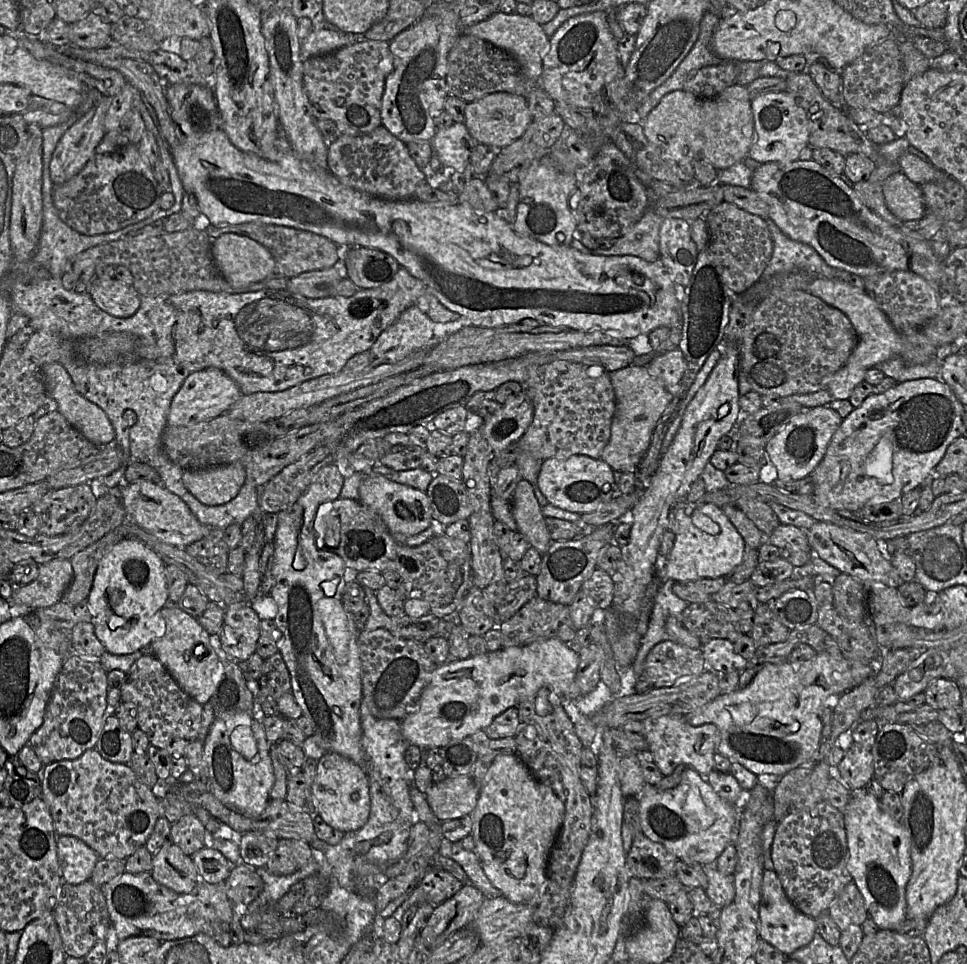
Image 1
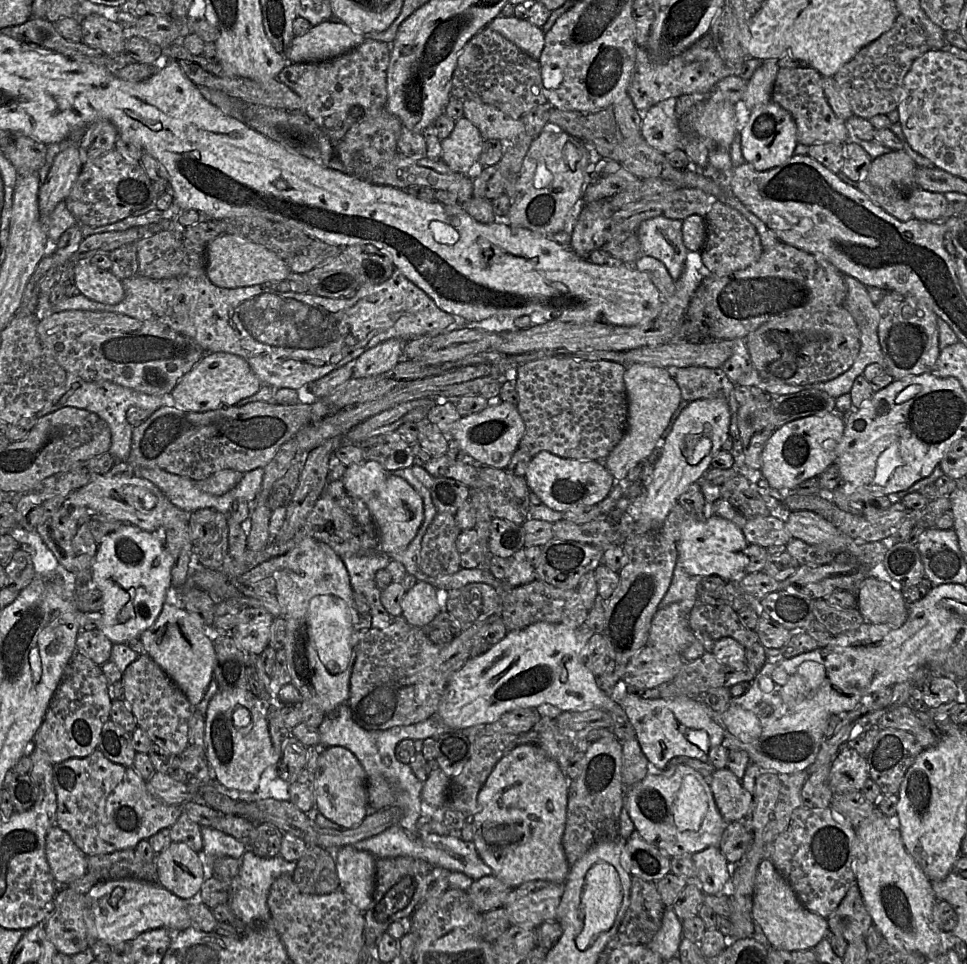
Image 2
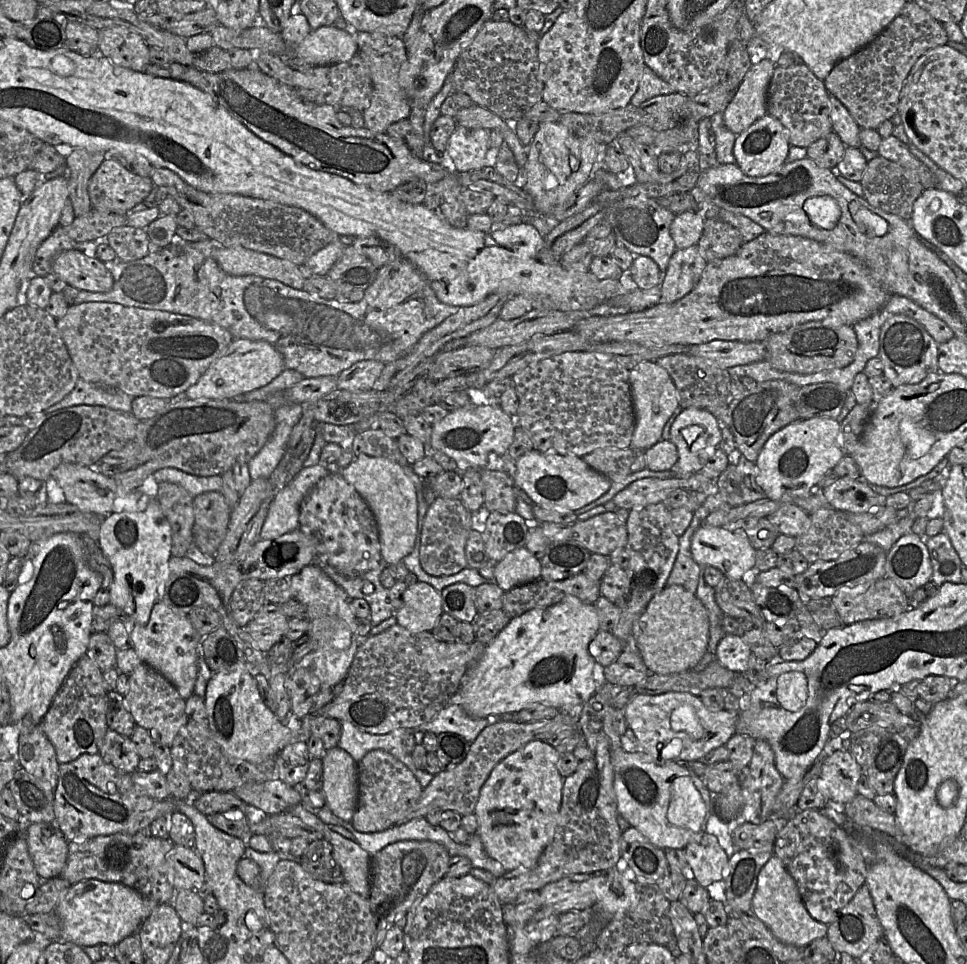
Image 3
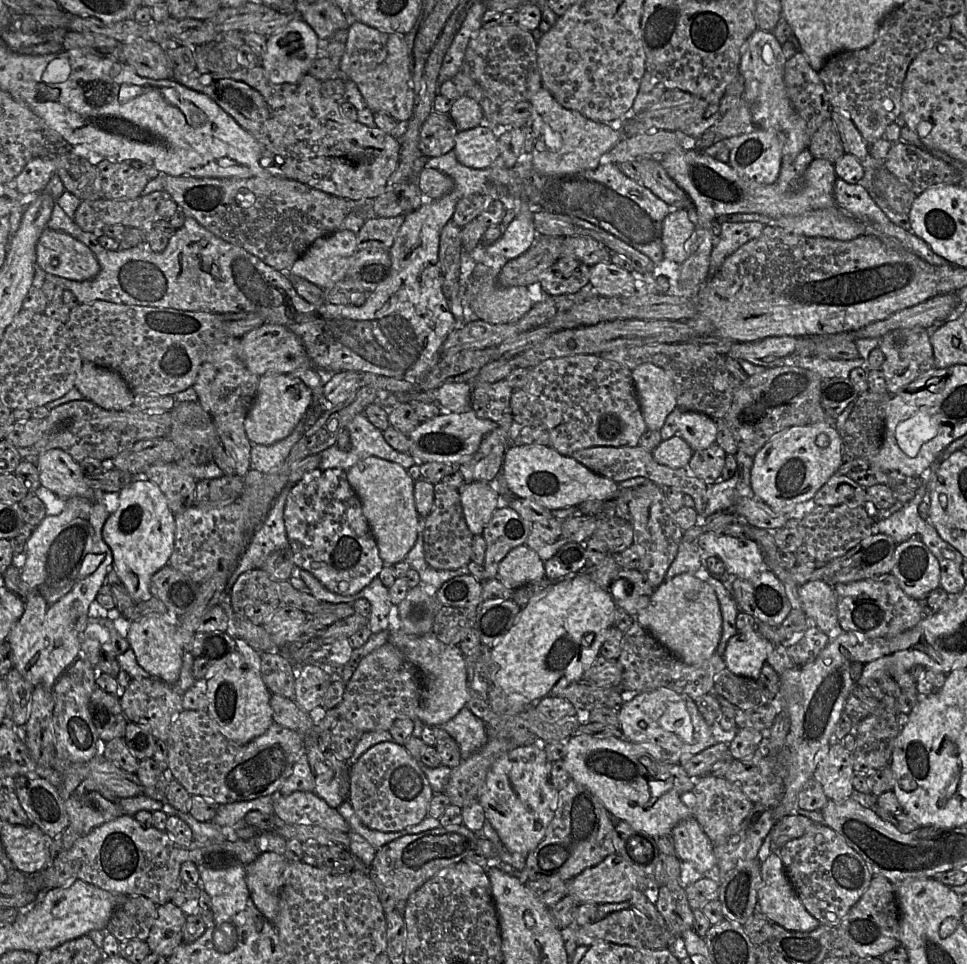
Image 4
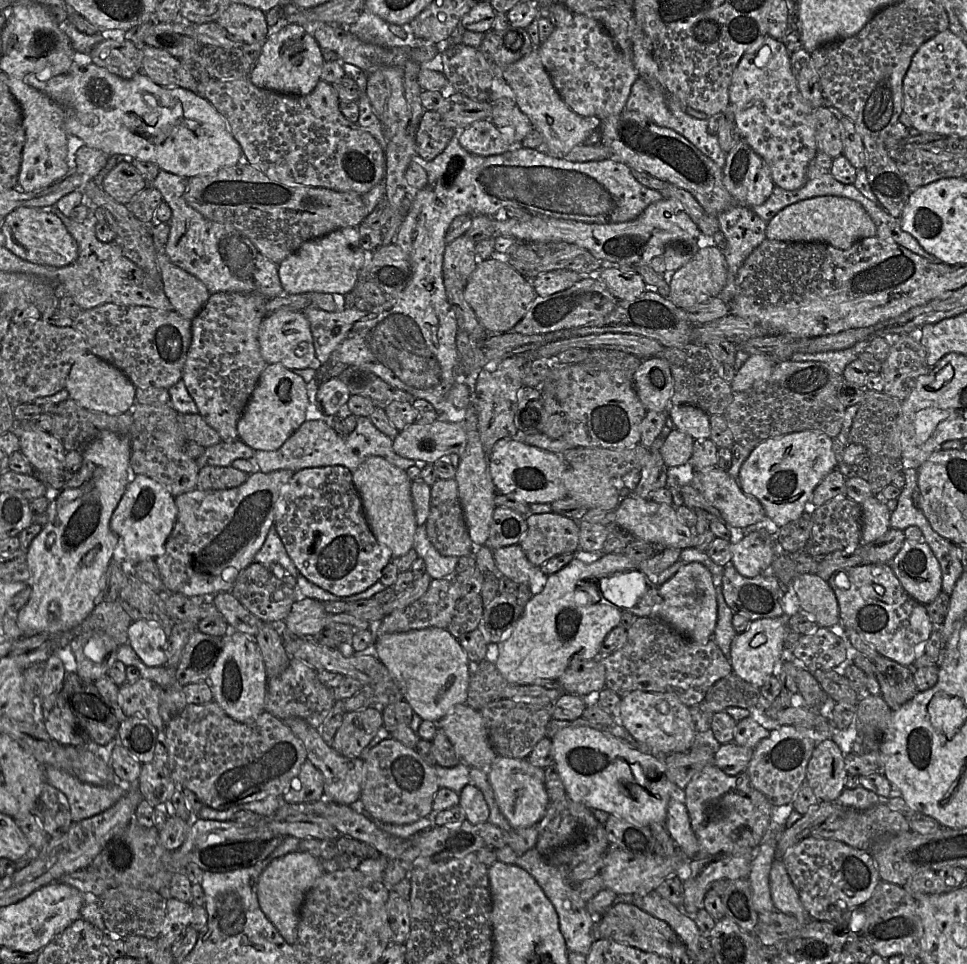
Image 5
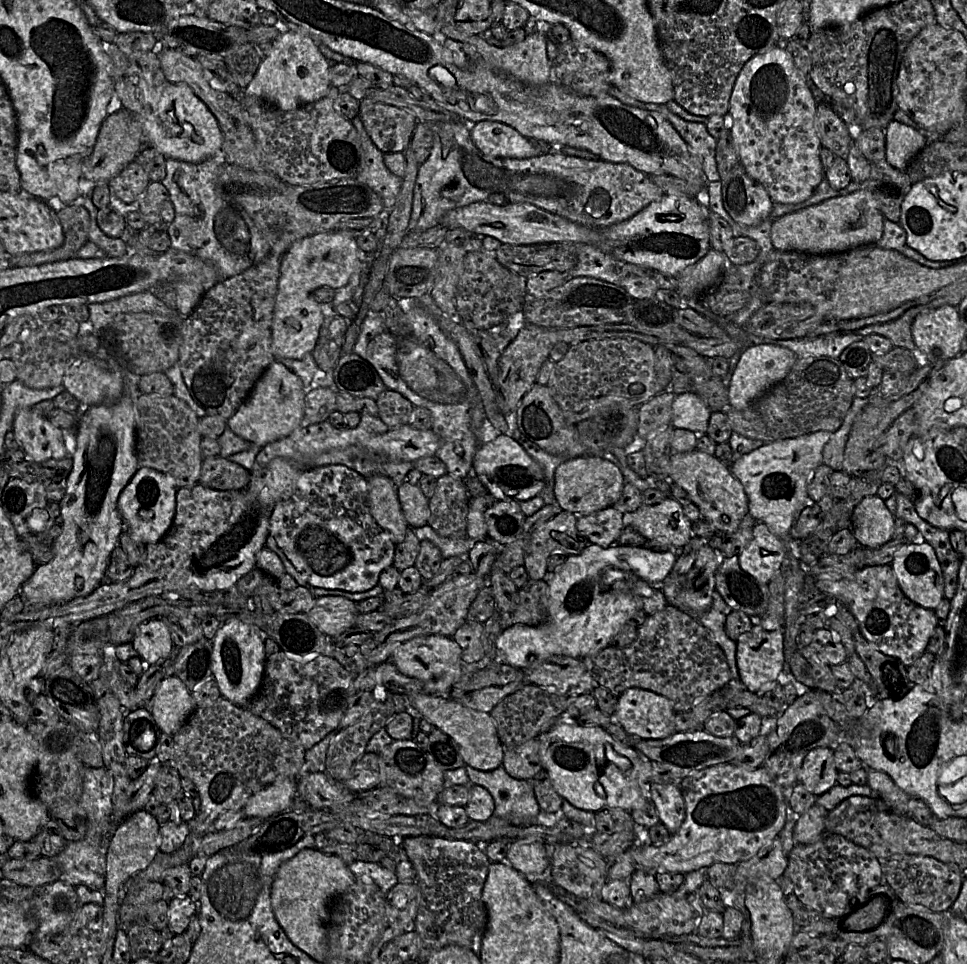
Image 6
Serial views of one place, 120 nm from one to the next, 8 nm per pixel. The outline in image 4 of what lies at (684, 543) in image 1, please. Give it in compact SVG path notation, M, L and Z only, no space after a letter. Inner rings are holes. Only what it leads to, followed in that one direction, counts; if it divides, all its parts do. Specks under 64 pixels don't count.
M705 532L697 538L696 543L704 552L719 557L730 576L749 580L766 568L762 549L752 539Z

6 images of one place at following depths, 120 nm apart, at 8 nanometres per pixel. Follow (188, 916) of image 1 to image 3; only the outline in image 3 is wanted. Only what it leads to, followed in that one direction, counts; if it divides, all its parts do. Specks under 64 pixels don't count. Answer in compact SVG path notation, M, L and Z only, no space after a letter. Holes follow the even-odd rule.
M97 879L81 881L69 888L55 908L61 923L61 940L81 947L117 945L123 939L137 934L157 904L120 883Z

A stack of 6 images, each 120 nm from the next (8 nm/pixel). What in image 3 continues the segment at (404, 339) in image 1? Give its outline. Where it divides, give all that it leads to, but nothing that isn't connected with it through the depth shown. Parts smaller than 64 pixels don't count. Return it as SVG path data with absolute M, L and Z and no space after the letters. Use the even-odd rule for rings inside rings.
M376 360L358 361L337 376L337 388L349 391L370 390L384 365Z

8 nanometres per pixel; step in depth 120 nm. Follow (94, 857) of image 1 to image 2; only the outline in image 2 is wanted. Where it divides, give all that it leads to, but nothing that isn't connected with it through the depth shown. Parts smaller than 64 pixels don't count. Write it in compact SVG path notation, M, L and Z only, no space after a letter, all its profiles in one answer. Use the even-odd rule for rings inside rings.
M57 825L47 832L45 853L59 886L67 886L87 873L87 855Z

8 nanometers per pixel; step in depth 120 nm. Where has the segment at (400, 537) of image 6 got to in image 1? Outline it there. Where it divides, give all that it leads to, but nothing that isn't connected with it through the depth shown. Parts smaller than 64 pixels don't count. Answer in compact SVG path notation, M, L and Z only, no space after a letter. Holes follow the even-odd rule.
M365 473L359 487L359 502L371 509L391 533L419 534L433 524L430 503L425 492L394 482L377 473Z

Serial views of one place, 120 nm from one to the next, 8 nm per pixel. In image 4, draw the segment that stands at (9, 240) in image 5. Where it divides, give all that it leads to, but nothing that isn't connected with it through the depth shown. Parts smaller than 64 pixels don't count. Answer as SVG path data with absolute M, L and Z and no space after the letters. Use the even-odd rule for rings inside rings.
M48 227L36 244L36 264L49 275L74 281L91 279L100 271L88 247L71 235Z

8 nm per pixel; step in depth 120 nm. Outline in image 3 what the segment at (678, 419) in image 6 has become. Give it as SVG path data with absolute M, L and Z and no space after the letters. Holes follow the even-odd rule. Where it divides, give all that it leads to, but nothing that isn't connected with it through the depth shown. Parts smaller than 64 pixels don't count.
M689 407L682 409L670 428L670 439L678 450L678 461L670 469L674 477L689 476L698 473L709 459L709 455L718 448L722 439L721 423L704 409Z

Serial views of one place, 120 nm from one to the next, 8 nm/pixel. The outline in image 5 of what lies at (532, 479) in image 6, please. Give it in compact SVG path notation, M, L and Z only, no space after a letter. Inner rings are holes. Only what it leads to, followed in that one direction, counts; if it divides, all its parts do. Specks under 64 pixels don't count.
M502 438L495 443L487 458L490 475L499 494L514 497L529 505L551 504L567 497L563 480L568 464L557 453L528 445L521 440Z

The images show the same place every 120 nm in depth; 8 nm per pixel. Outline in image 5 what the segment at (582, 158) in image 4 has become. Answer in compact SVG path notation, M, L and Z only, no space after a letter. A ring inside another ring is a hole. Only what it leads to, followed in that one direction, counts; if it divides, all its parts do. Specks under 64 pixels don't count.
M535 47L530 53L507 66L503 70L503 79L512 89L520 110L541 134L544 142L542 150L553 156L562 156L575 146L584 144L598 132L601 119L577 115L560 97L542 63L539 48Z

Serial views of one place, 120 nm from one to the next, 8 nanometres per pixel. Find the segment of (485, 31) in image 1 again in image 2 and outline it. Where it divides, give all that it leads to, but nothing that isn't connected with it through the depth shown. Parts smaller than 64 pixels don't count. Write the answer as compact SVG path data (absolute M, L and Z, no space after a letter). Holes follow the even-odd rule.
M496 17L488 26L503 37L514 43L533 59L539 61L545 44L545 35L540 27L528 19L511 17Z

